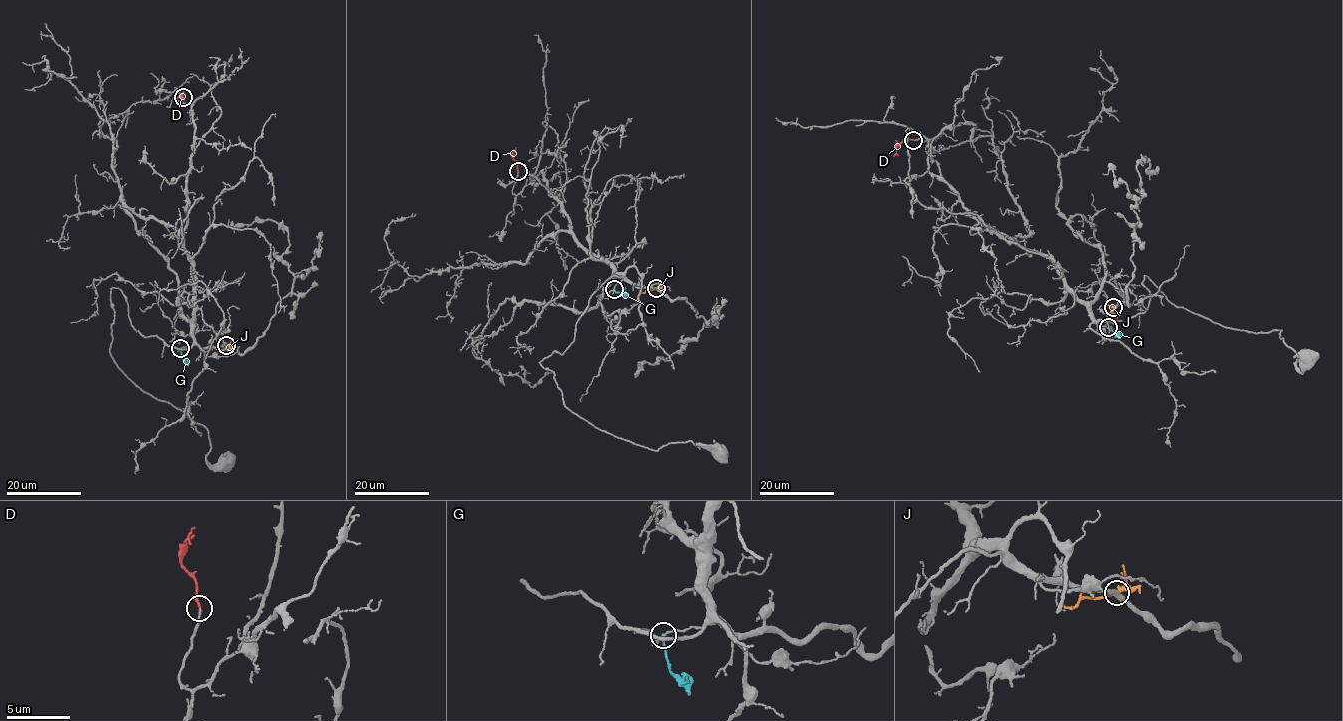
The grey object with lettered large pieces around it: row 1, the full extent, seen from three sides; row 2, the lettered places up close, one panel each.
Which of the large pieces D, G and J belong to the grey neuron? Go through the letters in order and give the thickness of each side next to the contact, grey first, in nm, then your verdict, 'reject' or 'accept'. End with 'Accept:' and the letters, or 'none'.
D: calibres 180 and 190 nm; accept
G: calibres 120 and 170 nm; reject
J: calibres 380 and 240 nm; reject
Accept: D

